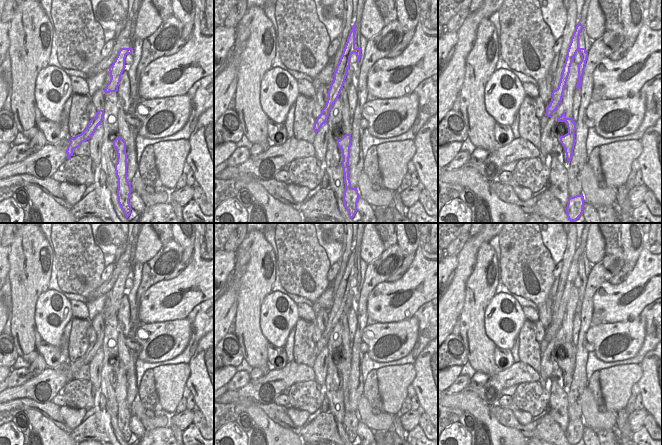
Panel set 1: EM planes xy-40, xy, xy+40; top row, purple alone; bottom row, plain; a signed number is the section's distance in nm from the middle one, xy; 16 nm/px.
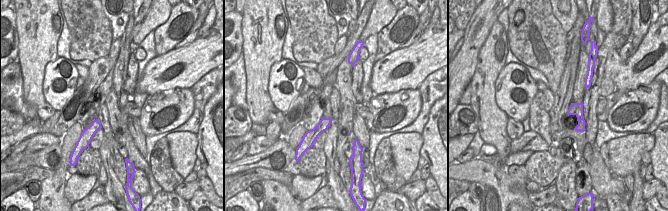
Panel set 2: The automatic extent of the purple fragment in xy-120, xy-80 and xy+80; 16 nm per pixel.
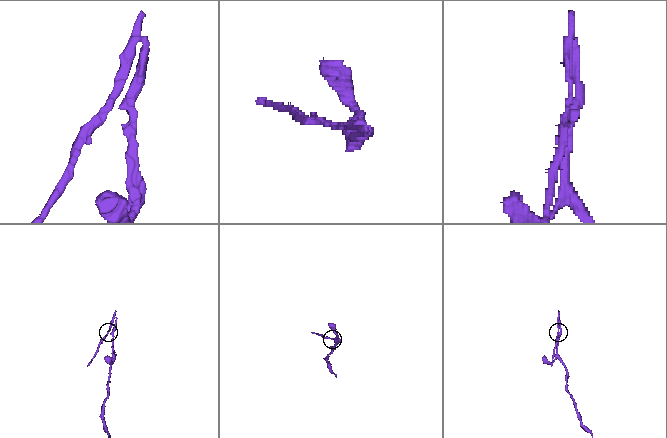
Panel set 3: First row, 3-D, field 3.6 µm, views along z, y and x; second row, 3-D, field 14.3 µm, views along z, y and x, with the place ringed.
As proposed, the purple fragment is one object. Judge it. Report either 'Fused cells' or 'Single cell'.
Fused cells.

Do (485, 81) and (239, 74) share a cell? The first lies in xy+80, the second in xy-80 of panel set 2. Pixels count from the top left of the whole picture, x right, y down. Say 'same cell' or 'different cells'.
different cells

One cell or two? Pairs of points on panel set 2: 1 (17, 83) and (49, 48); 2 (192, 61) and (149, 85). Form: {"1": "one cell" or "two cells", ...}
{"1": "two cells", "2": "one cell"}

